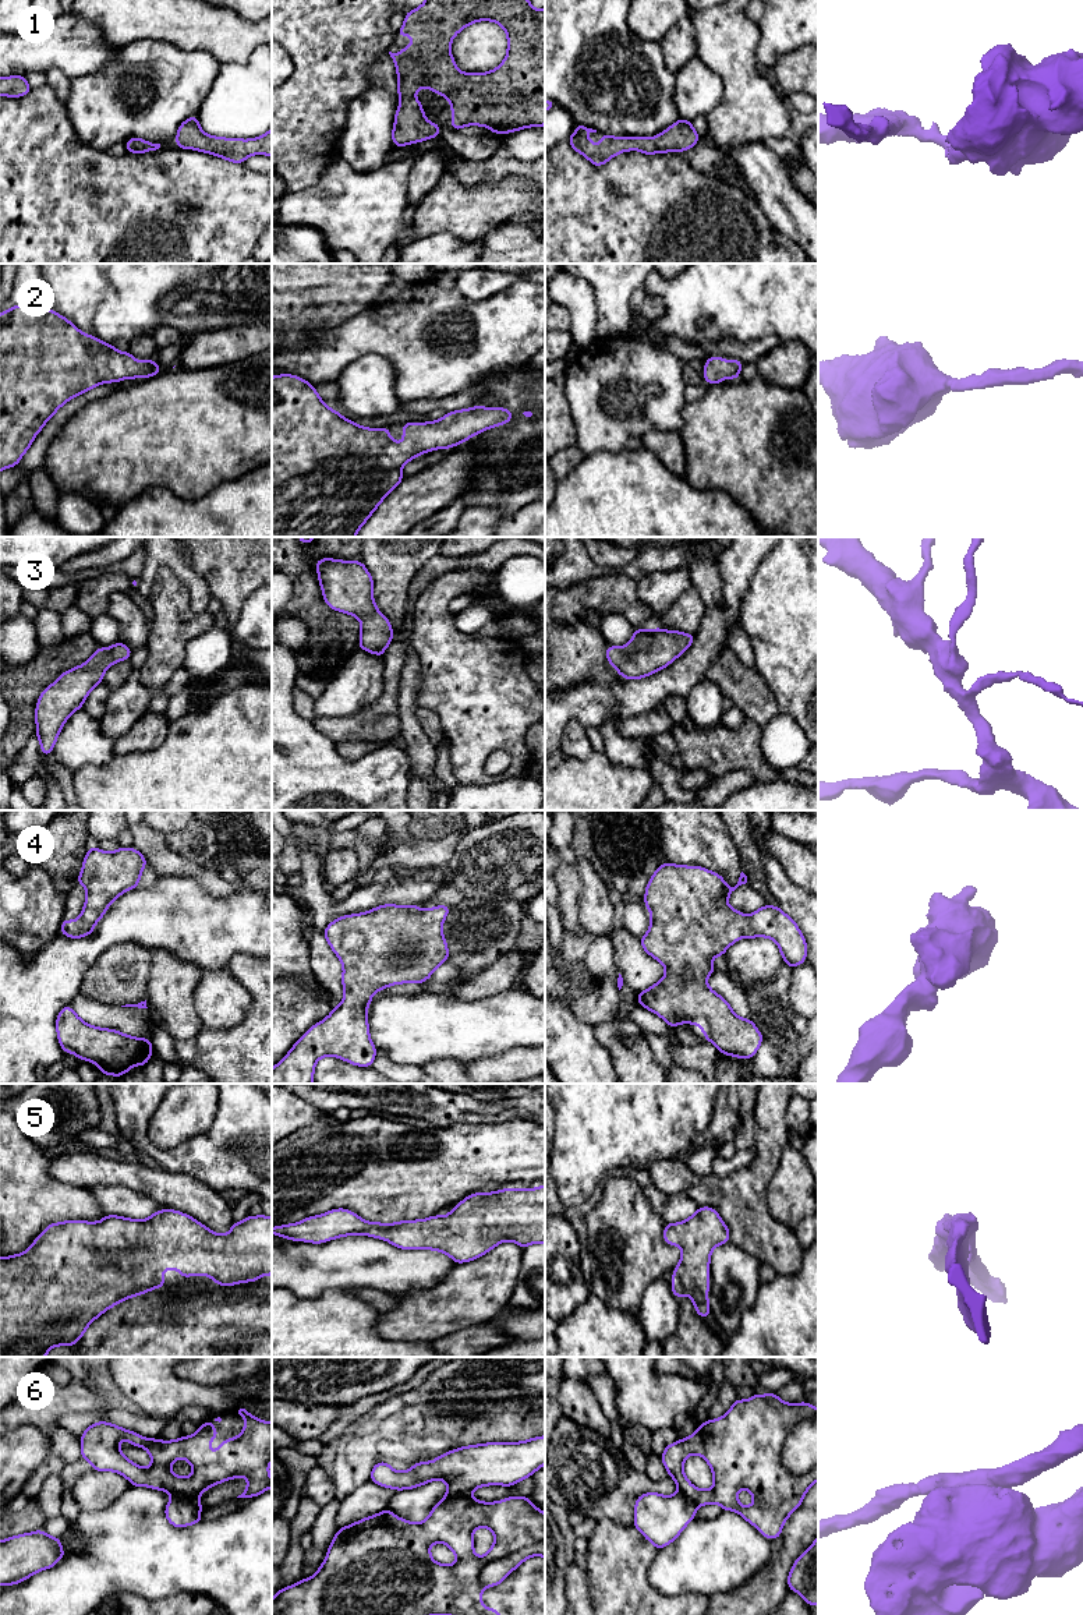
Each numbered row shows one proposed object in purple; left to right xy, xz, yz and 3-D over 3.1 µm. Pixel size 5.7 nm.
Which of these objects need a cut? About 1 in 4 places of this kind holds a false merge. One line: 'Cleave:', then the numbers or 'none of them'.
Cleave: 6

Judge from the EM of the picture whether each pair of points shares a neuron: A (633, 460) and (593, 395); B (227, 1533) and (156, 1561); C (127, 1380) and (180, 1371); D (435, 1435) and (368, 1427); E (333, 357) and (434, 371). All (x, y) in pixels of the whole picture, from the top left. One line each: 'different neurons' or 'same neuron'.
A: different neurons
B: same neuron
C: different neurons
D: same neuron
E: same neuron

